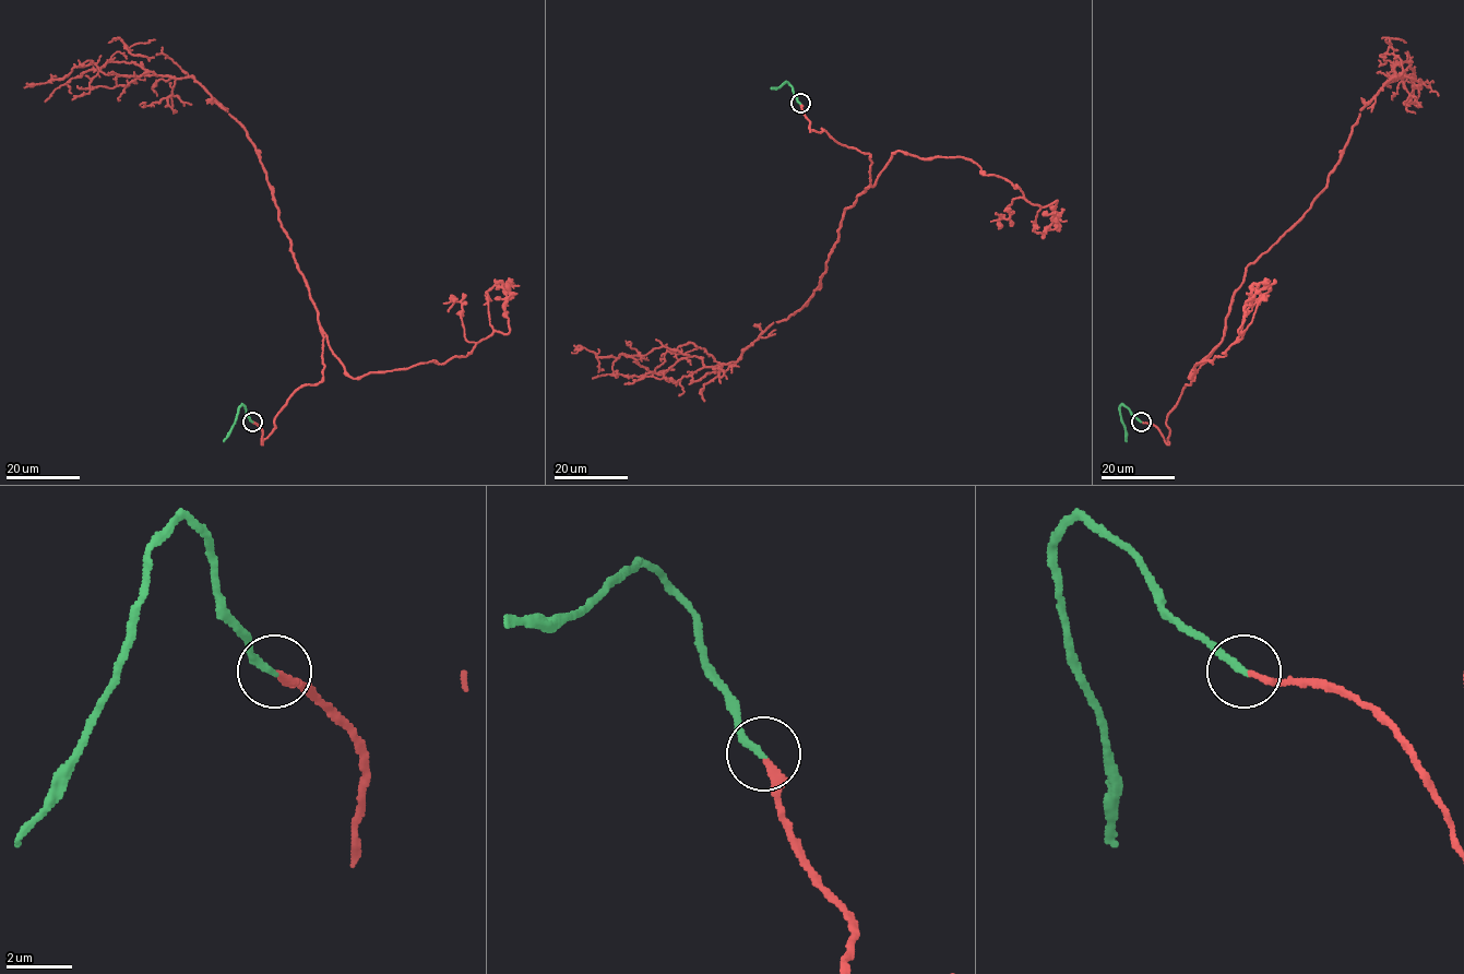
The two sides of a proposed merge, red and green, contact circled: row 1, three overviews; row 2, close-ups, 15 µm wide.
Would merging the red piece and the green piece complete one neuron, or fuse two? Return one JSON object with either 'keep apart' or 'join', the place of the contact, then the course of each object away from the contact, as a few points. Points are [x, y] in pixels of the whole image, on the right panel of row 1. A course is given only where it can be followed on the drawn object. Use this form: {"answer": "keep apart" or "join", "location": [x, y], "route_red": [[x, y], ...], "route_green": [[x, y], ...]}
{"answer": "join", "location": [1141, 422], "route_red": [[1141, 422], [1168, 444], [1247, 266], [1326, 186], [1360, 110], [1404, 75], [1384, 74], [1393, 63], [1390, 87]], "route_green": [[1141, 422], [1126, 406], [1120, 406], [1126, 441]]}

